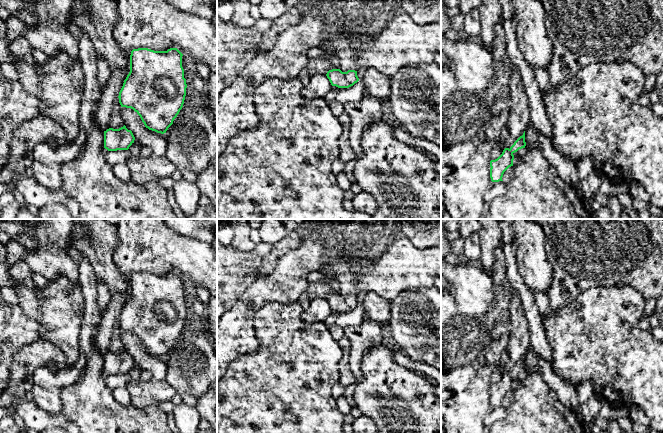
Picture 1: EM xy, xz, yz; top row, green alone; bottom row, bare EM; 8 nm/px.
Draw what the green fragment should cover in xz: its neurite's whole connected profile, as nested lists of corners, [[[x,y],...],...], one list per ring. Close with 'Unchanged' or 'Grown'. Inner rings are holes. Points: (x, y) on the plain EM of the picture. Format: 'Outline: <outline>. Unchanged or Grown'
Outline: [[[332,293],[327,296],[326,300],[331,309],[338,312],[349,312],[359,305],[355,294],[342,296],[340,293]]]. Unchanged

